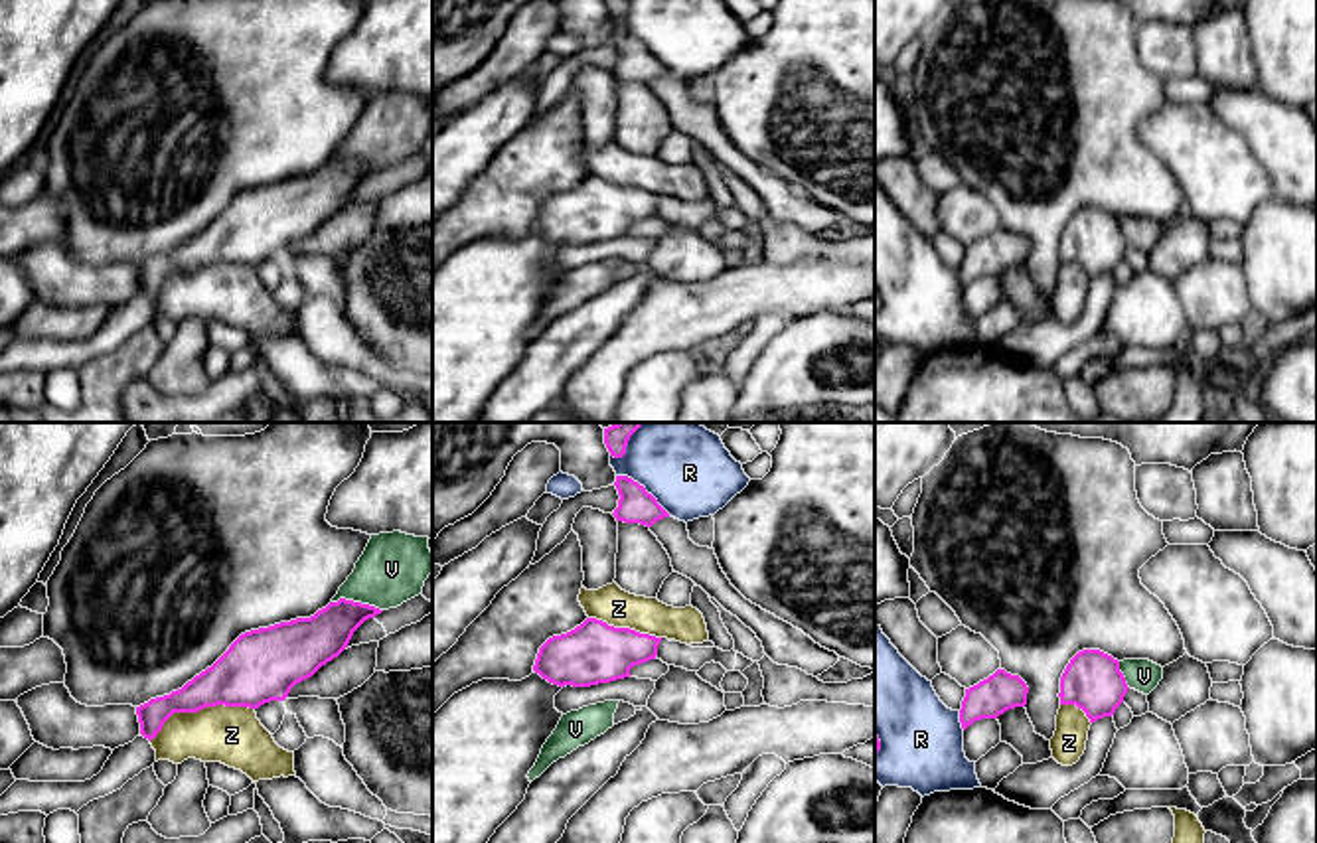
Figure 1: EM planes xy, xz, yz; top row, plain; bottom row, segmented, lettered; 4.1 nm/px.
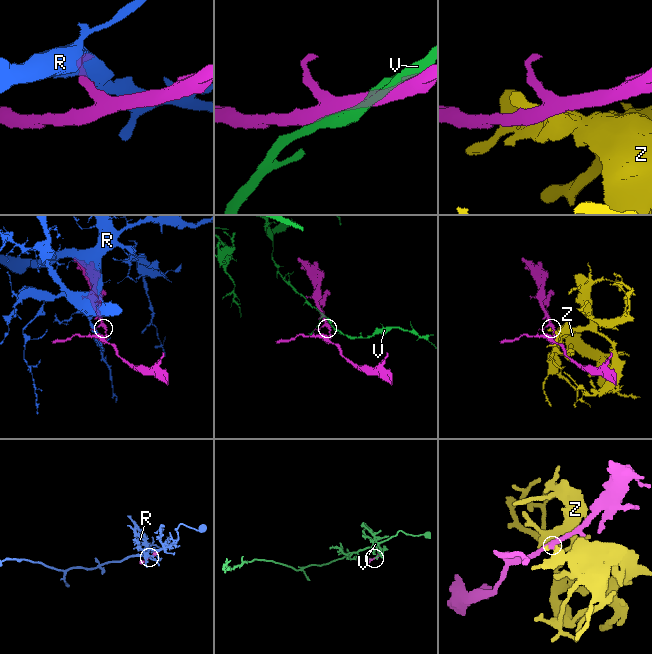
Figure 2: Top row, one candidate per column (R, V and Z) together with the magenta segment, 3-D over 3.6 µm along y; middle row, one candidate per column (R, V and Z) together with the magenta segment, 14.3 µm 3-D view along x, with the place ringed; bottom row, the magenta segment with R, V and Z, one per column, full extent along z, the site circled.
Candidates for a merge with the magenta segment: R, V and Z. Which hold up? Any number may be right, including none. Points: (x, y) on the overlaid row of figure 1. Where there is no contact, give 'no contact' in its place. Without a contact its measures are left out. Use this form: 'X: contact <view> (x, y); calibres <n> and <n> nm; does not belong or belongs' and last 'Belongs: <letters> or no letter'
R: contact xz (644, 488); calibres 140 and 360 nm; does not belong
V: contact xy (358, 603); calibres 200 and 280 nm; does not belong
Z: contact xy (200, 709); calibres 280 and 240 nm; does not belong
Belongs: no letter

